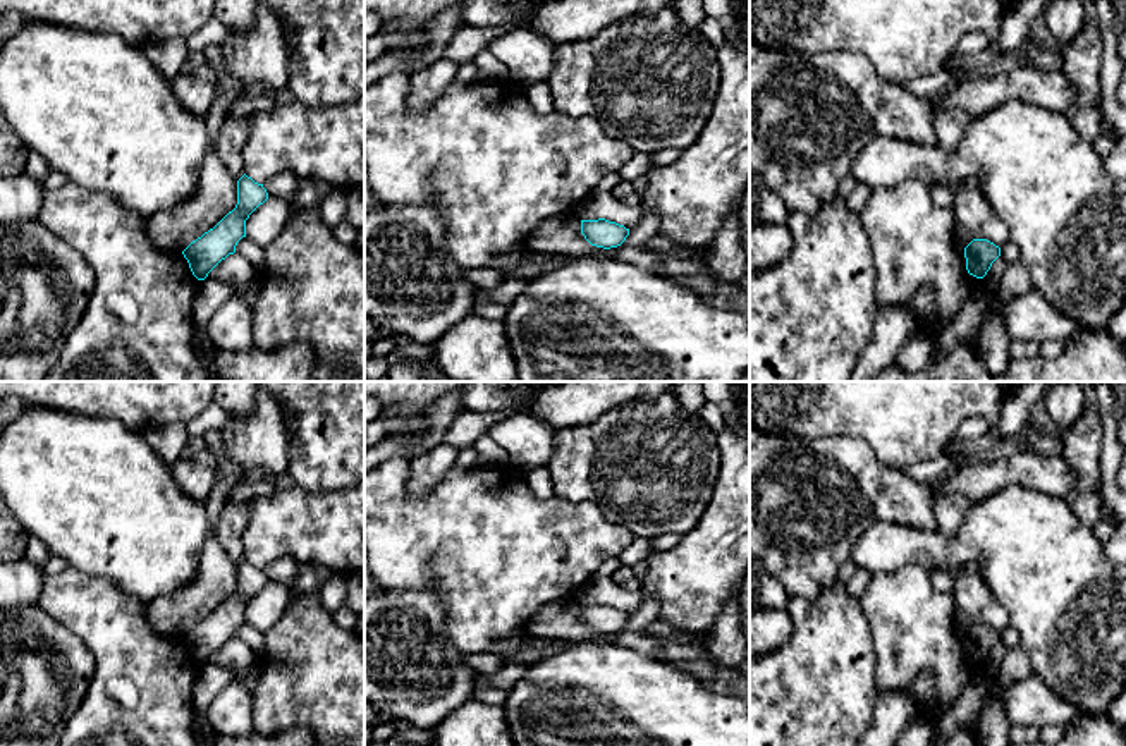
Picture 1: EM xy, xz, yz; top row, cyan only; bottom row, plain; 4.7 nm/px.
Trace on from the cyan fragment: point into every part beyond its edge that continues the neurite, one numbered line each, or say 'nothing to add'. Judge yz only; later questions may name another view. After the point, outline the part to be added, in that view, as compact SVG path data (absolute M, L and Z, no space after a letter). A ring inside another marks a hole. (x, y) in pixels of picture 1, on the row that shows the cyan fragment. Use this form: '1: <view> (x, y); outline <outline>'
nothing to add

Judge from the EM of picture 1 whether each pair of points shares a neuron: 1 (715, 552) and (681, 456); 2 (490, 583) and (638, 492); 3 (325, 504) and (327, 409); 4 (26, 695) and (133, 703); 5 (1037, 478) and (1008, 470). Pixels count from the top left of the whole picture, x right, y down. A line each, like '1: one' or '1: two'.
1: two
2: two
3: two
4: two
5: one

